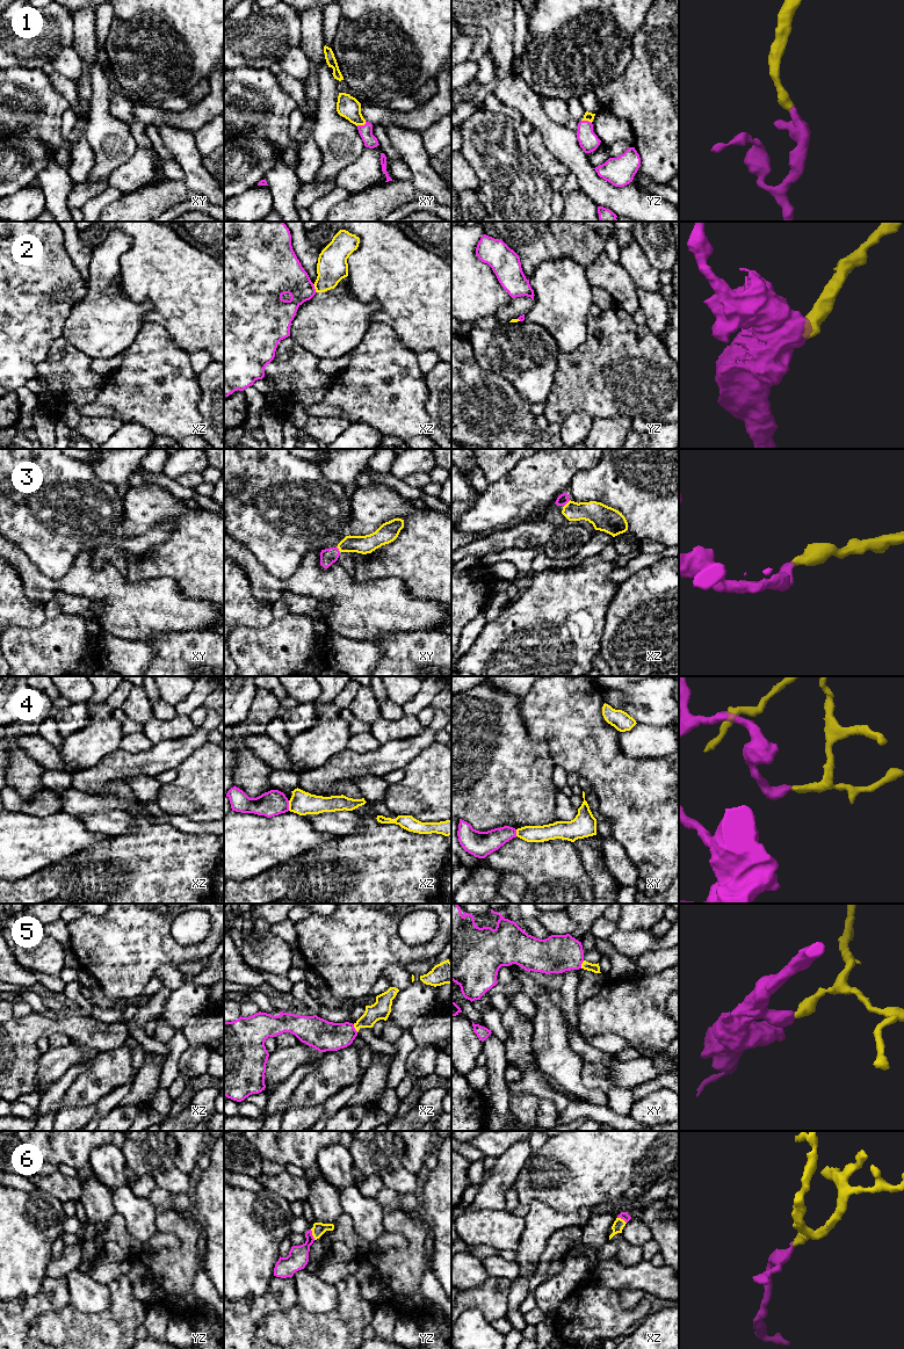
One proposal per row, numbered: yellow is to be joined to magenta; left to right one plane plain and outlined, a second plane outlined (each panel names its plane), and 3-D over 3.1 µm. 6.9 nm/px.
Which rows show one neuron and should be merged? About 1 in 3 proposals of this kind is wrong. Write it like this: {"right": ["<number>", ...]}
{"right": ["1", "3", "6"]}

